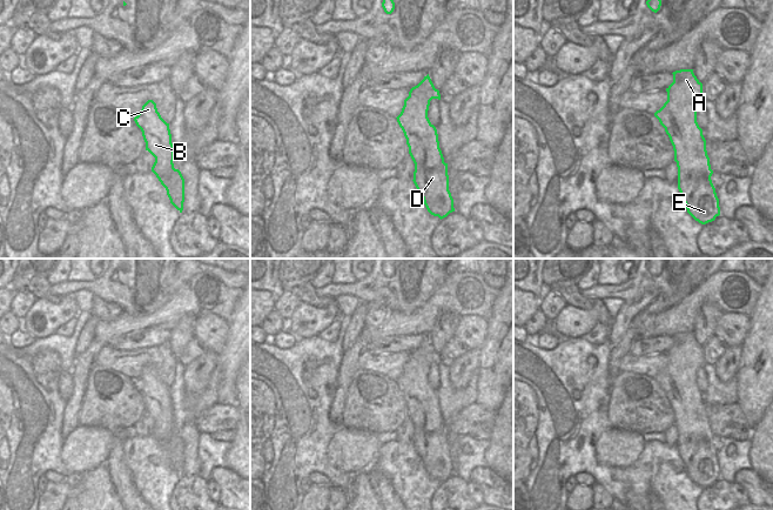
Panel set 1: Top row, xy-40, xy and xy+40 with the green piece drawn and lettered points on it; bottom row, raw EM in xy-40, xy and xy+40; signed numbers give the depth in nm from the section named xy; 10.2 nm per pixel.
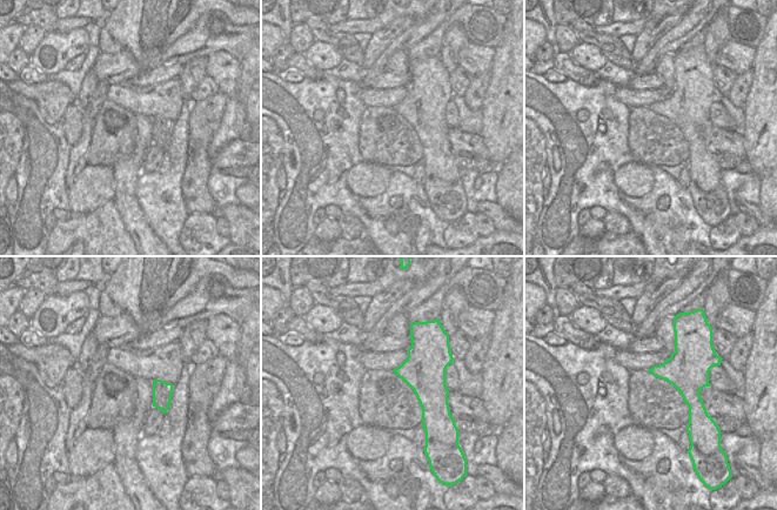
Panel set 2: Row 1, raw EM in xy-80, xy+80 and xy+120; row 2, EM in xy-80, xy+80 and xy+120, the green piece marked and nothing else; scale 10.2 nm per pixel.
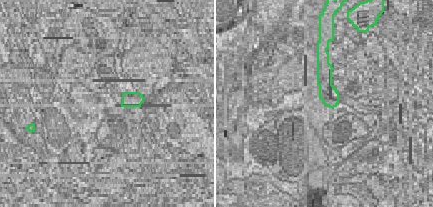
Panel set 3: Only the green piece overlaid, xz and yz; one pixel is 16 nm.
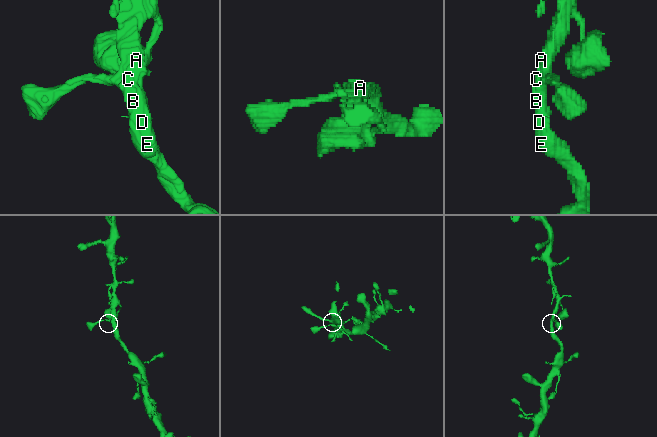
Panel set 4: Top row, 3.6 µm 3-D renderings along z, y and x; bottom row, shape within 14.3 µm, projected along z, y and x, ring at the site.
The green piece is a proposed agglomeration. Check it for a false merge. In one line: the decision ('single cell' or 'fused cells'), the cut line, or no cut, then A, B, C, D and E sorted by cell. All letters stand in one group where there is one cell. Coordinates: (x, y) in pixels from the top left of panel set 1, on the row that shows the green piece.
single cell; cut none; groups A B C D E

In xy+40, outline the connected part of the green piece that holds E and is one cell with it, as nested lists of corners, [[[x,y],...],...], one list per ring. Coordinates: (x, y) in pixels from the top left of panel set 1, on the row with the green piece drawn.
[[[693,69],[672,73],[673,82],[666,88],[667,101],[654,113],[674,150],[678,167],[678,189],[687,213],[706,224],[720,215],[719,199],[712,183],[710,157],[703,129],[697,122],[697,107],[705,95],[703,83]]]

